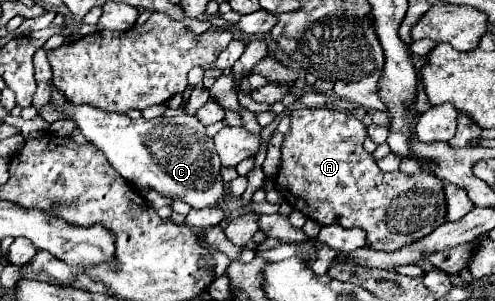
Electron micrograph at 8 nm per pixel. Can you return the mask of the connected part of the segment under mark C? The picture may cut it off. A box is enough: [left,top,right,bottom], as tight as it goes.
[52,91,228,209]

